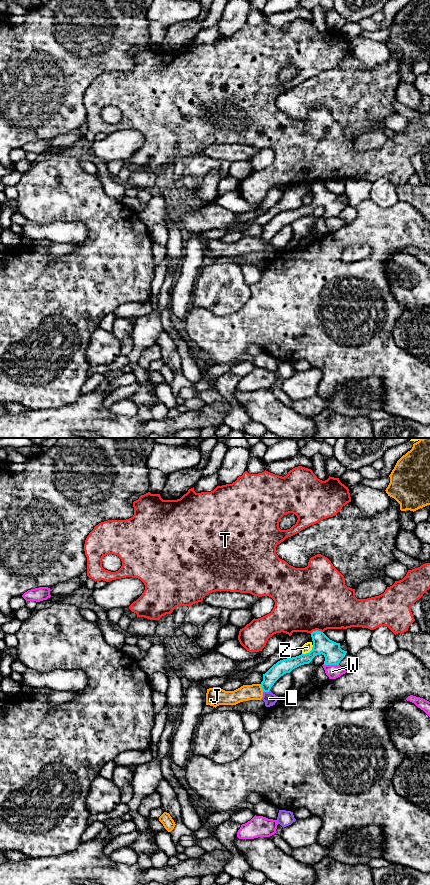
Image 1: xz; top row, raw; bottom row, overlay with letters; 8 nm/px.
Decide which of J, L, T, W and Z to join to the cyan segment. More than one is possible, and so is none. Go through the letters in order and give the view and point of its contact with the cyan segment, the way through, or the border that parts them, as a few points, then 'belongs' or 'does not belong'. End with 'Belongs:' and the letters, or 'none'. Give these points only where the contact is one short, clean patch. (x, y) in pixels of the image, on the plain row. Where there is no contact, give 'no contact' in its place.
J: xz (262, 240) | does not belong
L: xz (266, 243) | along xz (269, 242), (263, 244) | does not belong
T: xz (316, 182) | does not belong
W: xz (331, 216) | does not belong
Z: xz (309, 204) | does not belong
Belongs: none

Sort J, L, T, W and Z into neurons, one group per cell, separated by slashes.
J L / T / W / Z

